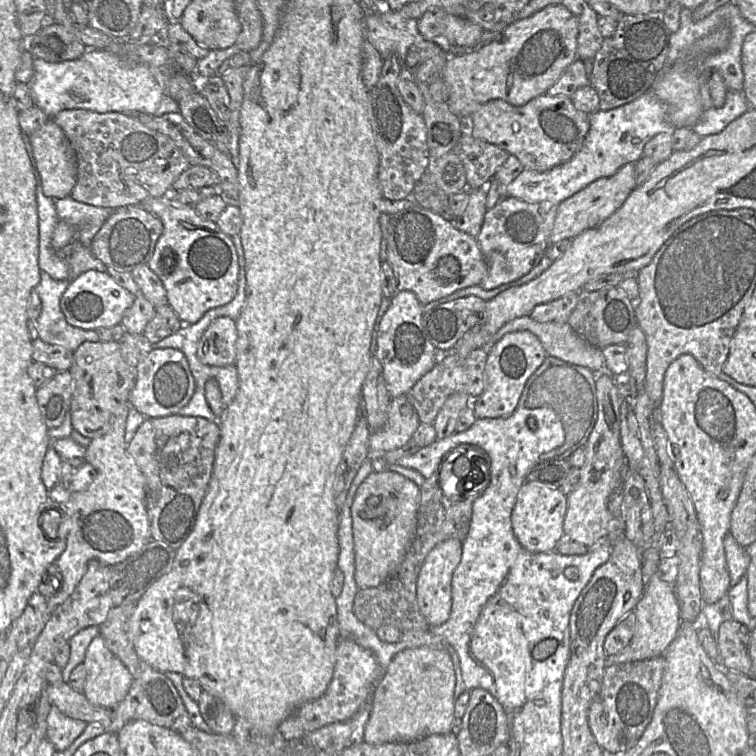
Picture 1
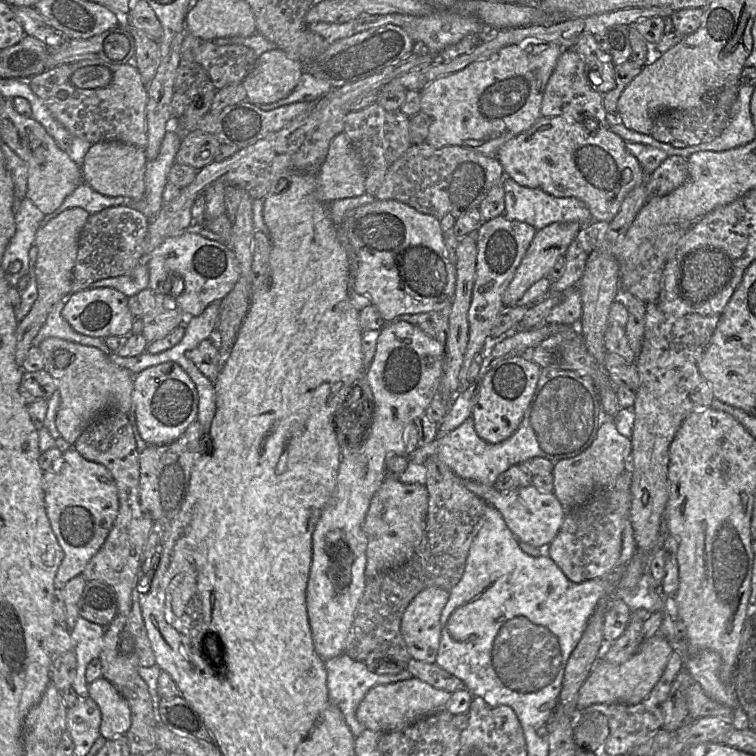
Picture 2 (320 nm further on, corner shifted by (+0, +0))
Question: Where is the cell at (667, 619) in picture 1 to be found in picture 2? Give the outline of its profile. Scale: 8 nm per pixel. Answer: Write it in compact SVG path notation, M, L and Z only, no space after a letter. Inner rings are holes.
M658 631L652 637L644 640L623 662L608 663L602 659L597 659L579 689L577 709L583 709L593 704L634 705L639 703L659 680L671 652L672 646L669 641Z

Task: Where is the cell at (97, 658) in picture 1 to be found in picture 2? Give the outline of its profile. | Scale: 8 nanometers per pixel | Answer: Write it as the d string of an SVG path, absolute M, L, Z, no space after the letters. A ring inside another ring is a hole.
M103 676L88 684L88 696L101 711L100 734L107 740L125 735L131 726L128 702Z

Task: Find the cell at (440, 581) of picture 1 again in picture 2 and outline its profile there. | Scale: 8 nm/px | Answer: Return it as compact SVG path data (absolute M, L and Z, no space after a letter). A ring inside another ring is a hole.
M429 587L419 592L407 606L401 634L413 659L435 663L441 638L441 613L449 592Z

